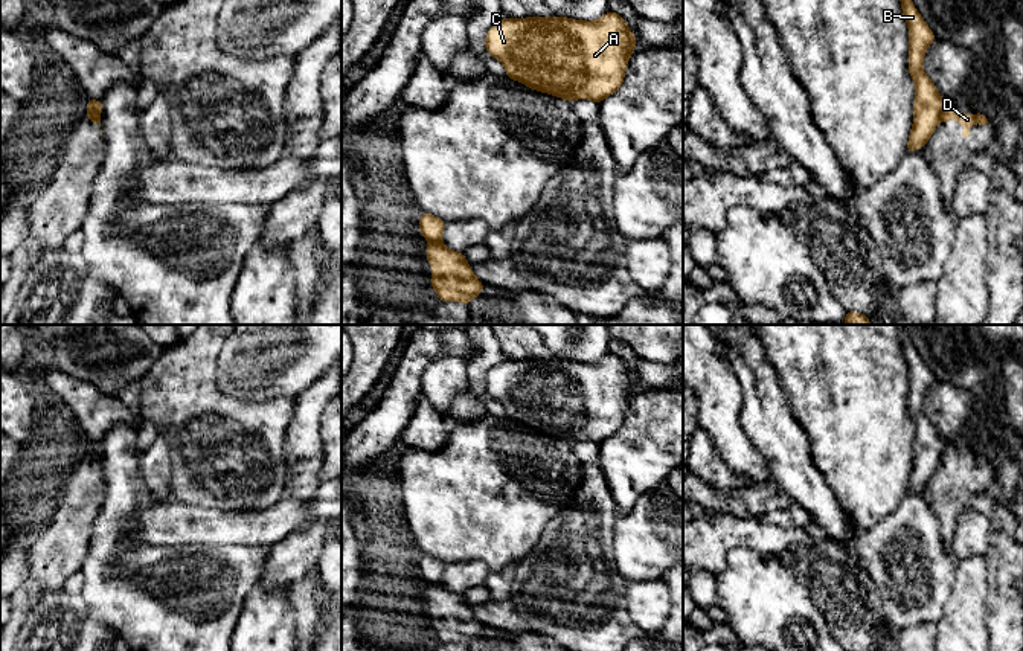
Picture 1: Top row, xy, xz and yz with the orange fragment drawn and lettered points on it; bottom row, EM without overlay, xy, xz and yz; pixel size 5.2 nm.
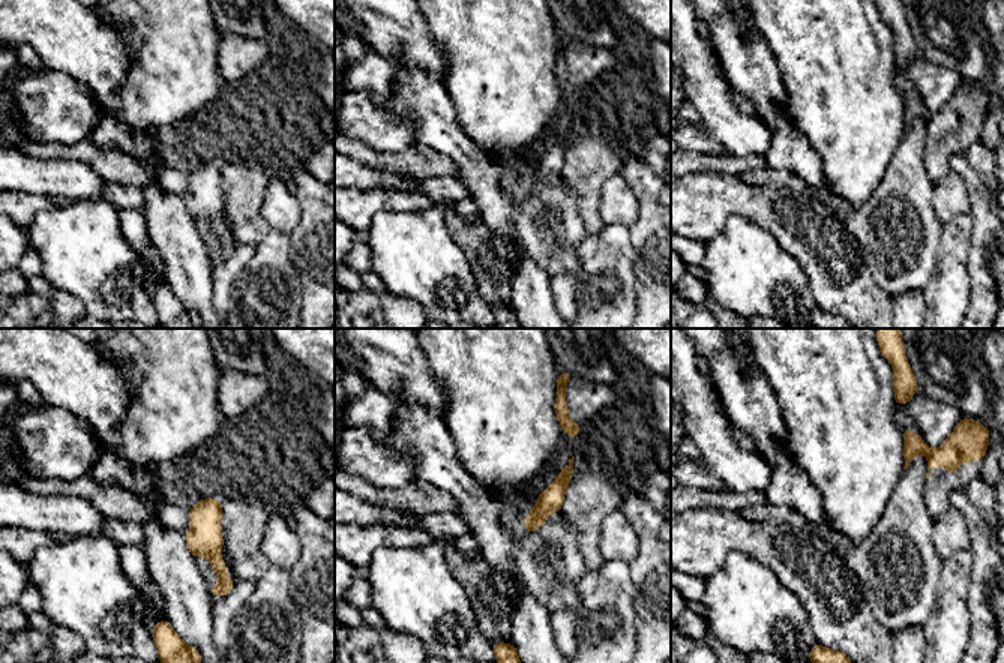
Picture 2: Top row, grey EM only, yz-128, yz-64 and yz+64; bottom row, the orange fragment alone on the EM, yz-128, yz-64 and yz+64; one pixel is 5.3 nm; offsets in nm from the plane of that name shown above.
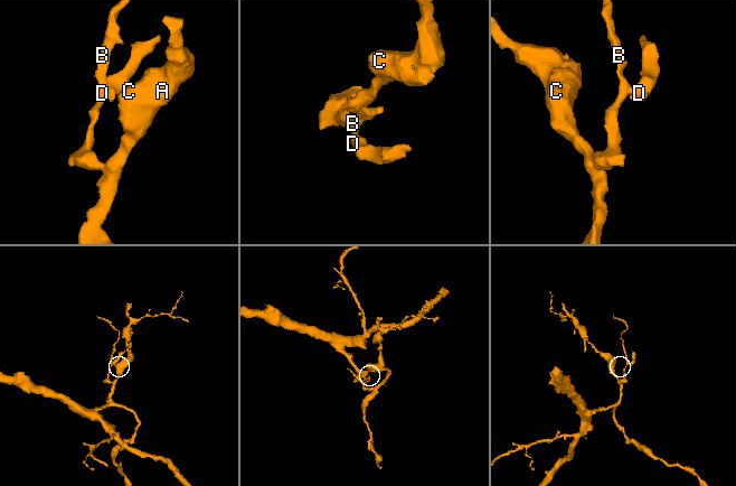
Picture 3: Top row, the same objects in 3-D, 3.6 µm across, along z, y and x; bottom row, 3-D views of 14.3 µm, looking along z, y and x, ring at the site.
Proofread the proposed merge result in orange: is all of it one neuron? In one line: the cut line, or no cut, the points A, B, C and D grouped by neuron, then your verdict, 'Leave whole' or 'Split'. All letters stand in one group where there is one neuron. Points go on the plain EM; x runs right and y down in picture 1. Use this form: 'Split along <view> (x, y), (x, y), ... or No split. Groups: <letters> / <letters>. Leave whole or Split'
Split along xy (89, 452), (99, 455). Groups: A B C / D. Split

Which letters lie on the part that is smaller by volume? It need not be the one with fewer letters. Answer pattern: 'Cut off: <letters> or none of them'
Cut off: D

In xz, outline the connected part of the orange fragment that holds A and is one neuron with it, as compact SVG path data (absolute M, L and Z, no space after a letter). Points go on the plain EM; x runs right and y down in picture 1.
M608 352L596 363L570 361L561 357L518 361L505 358L488 370L485 389L505 407L508 419L529 430L567 444L590 441L601 445L622 427L636 383L625 361L617 354Z

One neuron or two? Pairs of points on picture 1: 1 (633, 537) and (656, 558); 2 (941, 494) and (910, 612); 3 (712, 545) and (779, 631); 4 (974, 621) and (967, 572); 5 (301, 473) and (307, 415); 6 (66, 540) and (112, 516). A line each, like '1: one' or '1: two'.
1: one
2: two
3: two
4: one
5: one
6: two

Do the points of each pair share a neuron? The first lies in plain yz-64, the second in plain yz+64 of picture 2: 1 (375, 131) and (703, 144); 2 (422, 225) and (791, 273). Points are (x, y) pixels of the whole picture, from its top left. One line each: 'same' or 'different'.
1: same
2: same

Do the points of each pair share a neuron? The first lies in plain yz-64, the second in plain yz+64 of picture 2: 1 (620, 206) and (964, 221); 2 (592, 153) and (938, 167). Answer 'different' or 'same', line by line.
1: different
2: same

